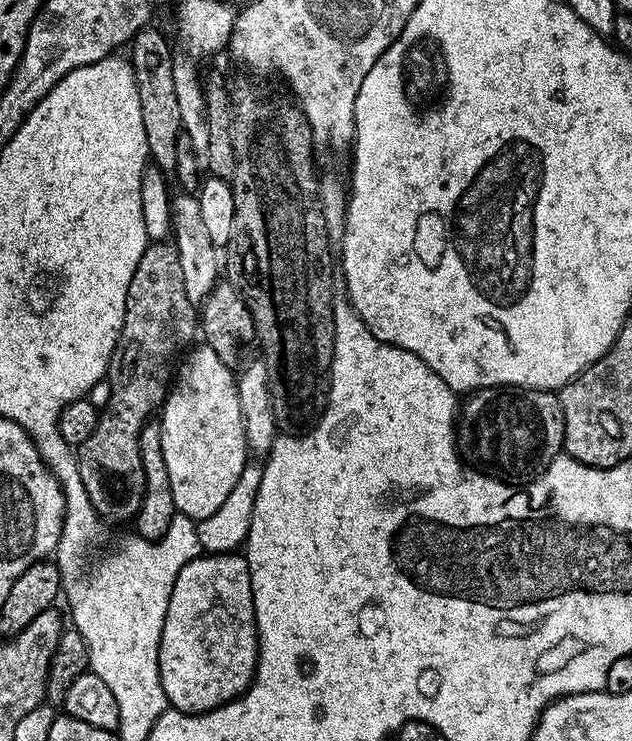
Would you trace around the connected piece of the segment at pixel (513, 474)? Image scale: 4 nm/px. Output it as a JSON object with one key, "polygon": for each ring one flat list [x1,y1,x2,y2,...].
{"polygon":[[497,386,478,388,463,401,458,412,456,425,456,443,458,451,469,465,479,471,496,477,497,480,523,486,529,480,535,480,548,469,555,456,561,455,564,447,564,415,560,397,547,388,514,388]]}

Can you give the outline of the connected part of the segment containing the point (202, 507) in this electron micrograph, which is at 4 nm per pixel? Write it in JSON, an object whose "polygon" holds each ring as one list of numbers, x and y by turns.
{"polygon":[[206,346,195,348,183,357,184,365,182,360,175,373,174,383,159,413,158,423,162,430,162,458,166,458,166,471,170,474,170,490,174,493,176,511,179,515,189,516,199,522,210,518,210,514,214,514,214,510,218,510,218,506,226,502,244,465,249,463,250,449,246,442,242,406,236,389,237,377,233,369,228,368,222,358,214,354,214,350]]}

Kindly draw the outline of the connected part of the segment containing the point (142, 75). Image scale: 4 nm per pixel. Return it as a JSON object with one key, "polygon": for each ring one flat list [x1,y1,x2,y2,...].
{"polygon":[[156,26,143,28,130,42,132,56,130,63,132,73,138,86,138,102,142,102,142,124,146,126,148,139,148,154,154,161,155,167,164,169,165,173,172,174,176,171,176,156,182,150,182,114,178,111,178,93,174,88,174,62,172,61,173,45,168,45,168,40,156,29]]}

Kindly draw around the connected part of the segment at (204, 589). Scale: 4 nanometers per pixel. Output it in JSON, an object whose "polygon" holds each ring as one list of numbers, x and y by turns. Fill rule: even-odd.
{"polygon":[[201,554,186,566,182,566,182,574,178,574,178,582,174,582,174,594,170,594,170,606,166,610,166,622,162,626,162,638,160,639,160,677,162,678,162,690,166,694,169,705,180,712,209,712,212,708,222,706,227,700,234,700,237,696,241,696,252,685,259,650,260,644,256,641,254,598,250,586,247,559,240,554]]}

